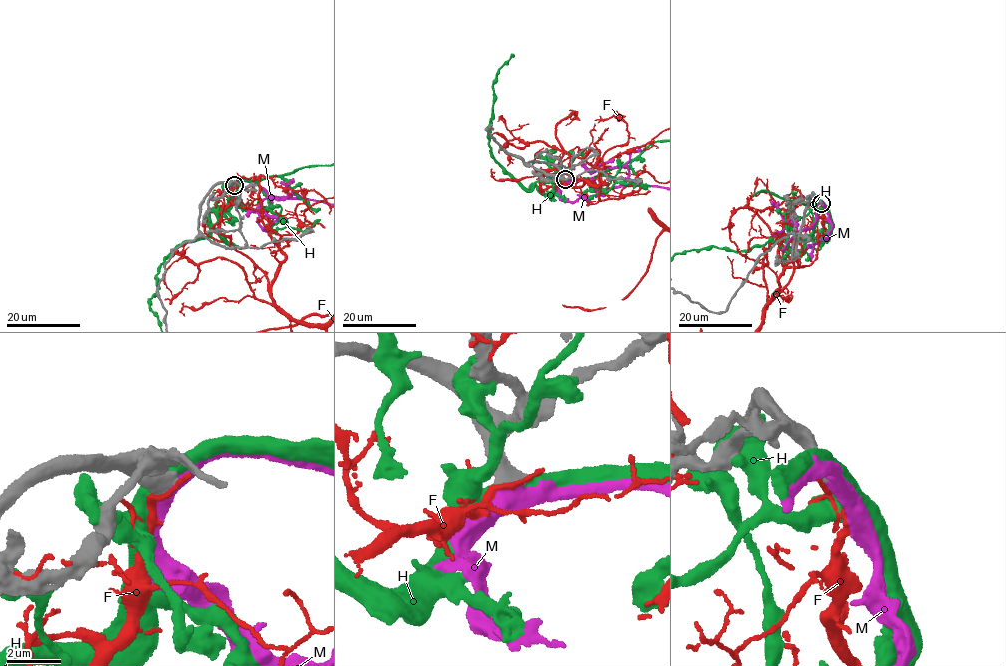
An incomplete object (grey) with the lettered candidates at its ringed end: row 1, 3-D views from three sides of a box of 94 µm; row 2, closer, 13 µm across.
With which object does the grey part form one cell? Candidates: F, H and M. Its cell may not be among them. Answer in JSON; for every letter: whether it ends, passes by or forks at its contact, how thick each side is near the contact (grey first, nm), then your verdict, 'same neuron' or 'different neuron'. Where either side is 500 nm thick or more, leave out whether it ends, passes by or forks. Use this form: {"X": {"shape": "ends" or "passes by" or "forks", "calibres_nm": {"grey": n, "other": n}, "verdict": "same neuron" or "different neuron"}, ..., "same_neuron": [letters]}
{"F": {"calibres_nm": {"grey": 550, "other": 180}, "verdict": "different neuron"}, "H": {"calibres_nm": {"grey": 600, "other": 500}, "verdict": "different neuron"}, "M": {"calibres_nm": {"grey": 600, "other": 420}, "verdict": "same neuron"}, "same_neuron": ["M"]}

